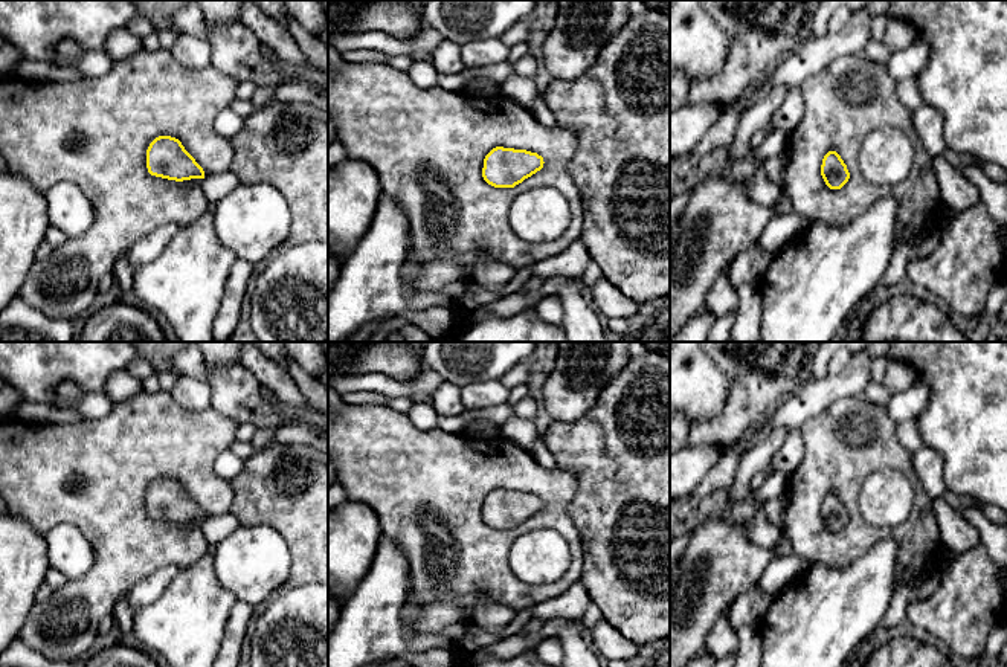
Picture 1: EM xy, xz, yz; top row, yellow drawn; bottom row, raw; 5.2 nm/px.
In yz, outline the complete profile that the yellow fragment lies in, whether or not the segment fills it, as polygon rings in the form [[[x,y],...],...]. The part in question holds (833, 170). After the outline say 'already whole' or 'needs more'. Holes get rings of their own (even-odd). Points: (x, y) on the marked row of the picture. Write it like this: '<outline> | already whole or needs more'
[[[828,151],[824,156],[821,176],[830,189],[841,189],[850,179],[847,165],[836,151]]] | already whole

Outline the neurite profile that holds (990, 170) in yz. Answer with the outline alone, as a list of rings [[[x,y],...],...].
[[[983,162],[980,169],[993,182],[1007,183],[1007,172],[999,168],[996,163]]]

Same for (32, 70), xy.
[[[21,58],[12,73],[23,79],[35,82],[72,82],[84,78],[84,75],[73,69],[66,69],[49,63],[32,61],[24,58]]]

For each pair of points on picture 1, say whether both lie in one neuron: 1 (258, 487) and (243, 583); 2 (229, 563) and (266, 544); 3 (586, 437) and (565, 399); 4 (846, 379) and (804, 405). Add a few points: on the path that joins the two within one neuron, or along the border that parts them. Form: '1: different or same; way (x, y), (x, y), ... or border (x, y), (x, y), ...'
1: different; border (241, 524), (270, 525), (284, 541)
2: same; way (238, 563), (246, 563), (257, 553)
3: different; border (600, 393), (595, 403), (580, 417), (554, 422)
4: same; way (835, 388), (815, 397)

